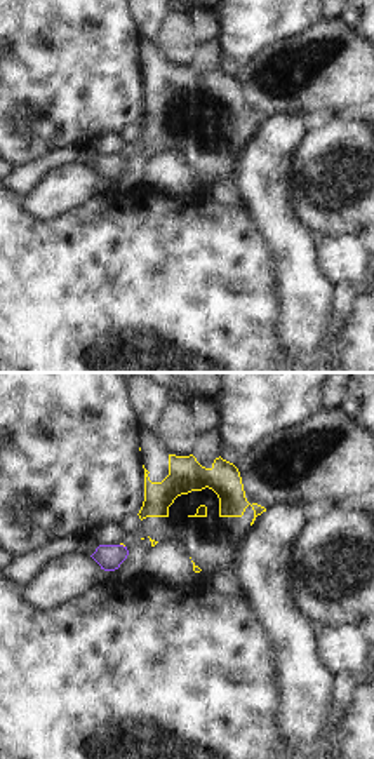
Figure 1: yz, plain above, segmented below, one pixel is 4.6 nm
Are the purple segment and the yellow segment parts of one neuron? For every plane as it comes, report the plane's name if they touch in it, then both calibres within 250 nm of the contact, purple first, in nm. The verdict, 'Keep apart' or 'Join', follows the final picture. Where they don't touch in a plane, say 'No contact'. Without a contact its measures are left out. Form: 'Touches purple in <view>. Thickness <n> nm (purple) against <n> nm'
Touches purple in yz. Thickness 120 nm (purple) against 20 nm

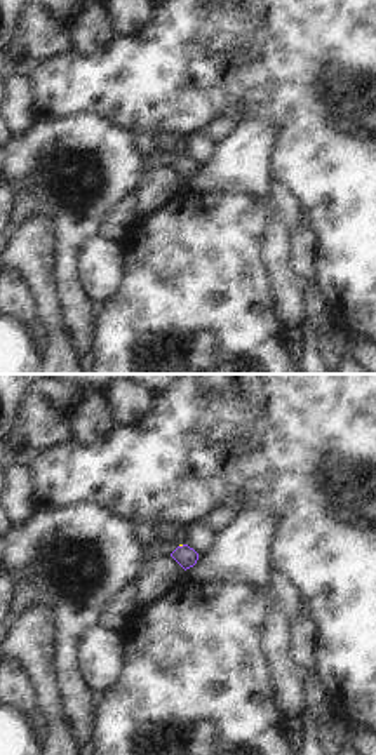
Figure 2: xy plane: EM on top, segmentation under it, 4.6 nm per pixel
Touches purple in xy. Thickness 100 nm (purple) against 20 nm

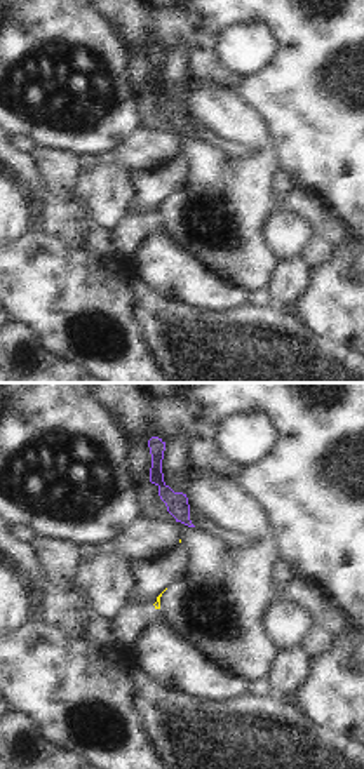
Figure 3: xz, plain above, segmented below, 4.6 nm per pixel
No contact

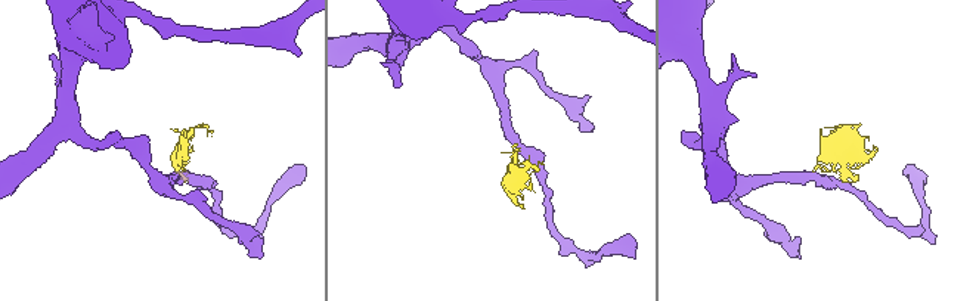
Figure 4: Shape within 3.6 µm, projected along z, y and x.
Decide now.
Keep apart

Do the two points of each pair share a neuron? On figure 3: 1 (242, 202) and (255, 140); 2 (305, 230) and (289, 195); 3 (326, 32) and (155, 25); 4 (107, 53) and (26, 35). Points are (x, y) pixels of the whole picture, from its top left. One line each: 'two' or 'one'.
1: two
2: two
3: one
4: one

